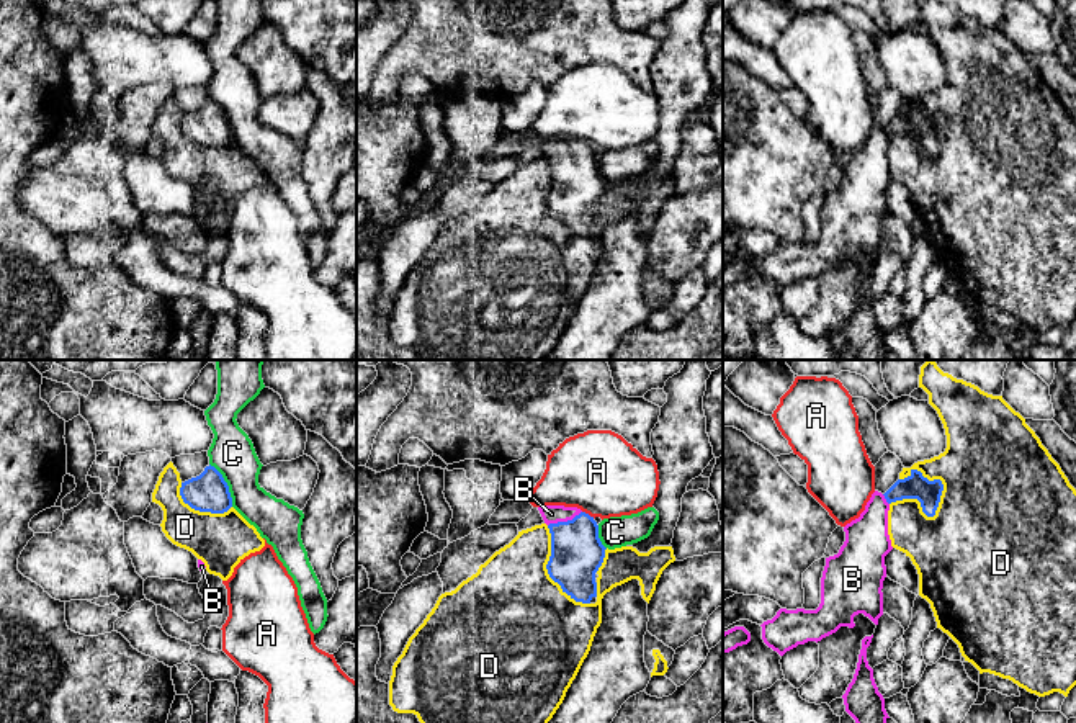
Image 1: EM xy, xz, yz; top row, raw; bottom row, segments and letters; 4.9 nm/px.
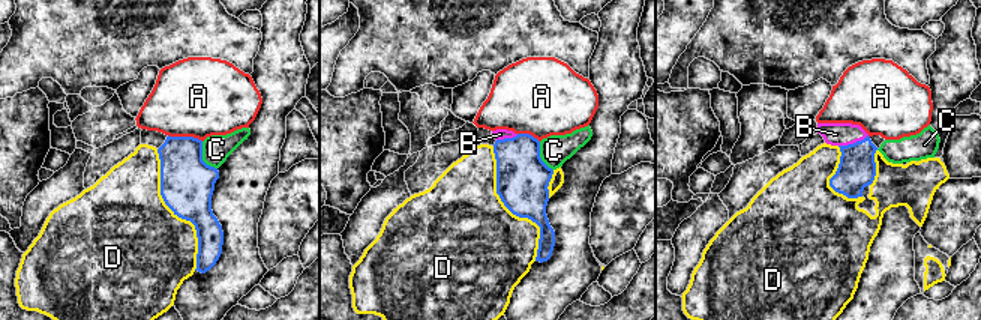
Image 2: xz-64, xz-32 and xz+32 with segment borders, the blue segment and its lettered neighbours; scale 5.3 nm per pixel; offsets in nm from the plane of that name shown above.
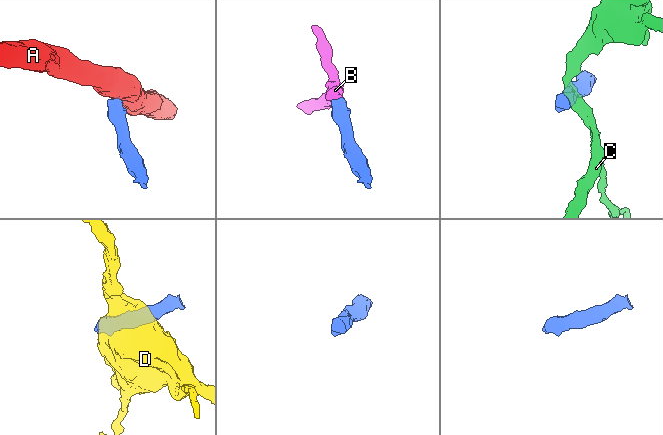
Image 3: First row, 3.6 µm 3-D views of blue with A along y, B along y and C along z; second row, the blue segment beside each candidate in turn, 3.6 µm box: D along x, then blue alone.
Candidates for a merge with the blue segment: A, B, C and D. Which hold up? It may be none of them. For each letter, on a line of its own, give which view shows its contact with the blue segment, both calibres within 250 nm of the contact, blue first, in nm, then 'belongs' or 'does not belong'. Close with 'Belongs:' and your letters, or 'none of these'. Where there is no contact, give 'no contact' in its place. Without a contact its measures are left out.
A: xz | 260/400 nm | does not belong
B: xz | 260/100 nm | belongs
C: xy | 190/220 nm | does not belong
D: yz | 120/420 nm | does not belong
Belongs: B

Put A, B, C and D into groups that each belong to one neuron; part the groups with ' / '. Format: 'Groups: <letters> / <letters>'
Groups: A / B / C / D

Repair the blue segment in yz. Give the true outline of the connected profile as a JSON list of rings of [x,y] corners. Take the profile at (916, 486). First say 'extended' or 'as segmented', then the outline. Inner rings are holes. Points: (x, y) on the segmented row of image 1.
extended; [[[911,469],[904,479],[898,479],[885,494],[875,491],[859,519],[844,527],[845,541],[839,553],[826,558],[821,577],[821,604],[816,610],[780,608],[772,620],[764,622],[764,643],[783,656],[787,651],[808,641],[821,641],[836,633],[841,626],[854,628],[854,617],[863,613],[875,625],[883,615],[883,581],[886,577],[885,556],[893,550],[888,535],[890,504],[903,499],[917,499],[922,512],[934,517],[940,502],[944,484],[940,479],[929,481],[921,471]]]

